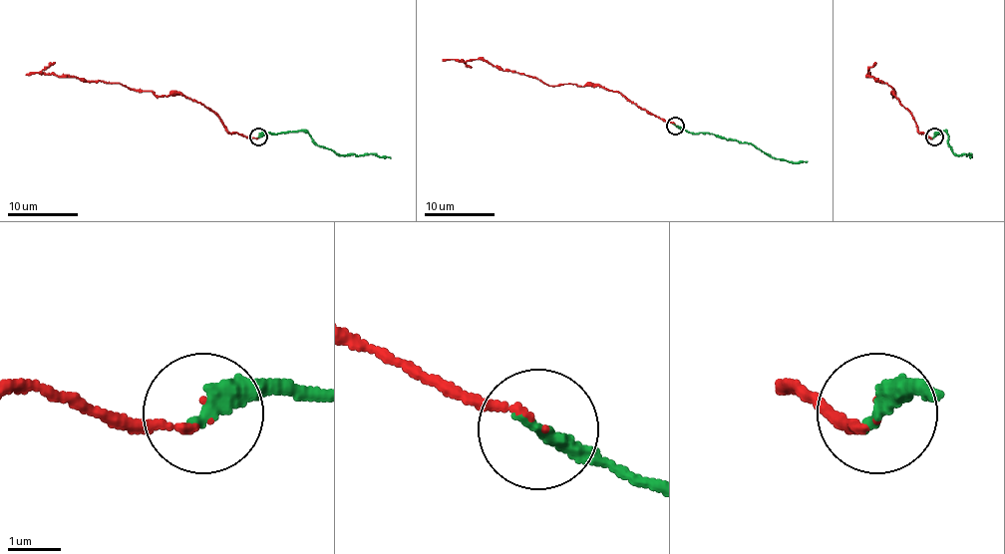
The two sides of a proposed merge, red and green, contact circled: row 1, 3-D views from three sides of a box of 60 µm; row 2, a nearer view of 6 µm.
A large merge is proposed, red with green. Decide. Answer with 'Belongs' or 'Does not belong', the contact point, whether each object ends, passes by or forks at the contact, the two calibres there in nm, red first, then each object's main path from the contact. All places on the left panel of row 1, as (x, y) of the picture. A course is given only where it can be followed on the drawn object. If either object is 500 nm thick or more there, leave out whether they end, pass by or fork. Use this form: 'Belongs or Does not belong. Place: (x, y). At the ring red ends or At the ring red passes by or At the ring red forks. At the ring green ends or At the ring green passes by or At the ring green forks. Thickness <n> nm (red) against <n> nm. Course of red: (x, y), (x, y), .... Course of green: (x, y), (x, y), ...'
Belongs. Place: (258, 137). At the ring red ends. At the ring green ends. Thickness 110 nm (red) against 360 nm. Course of red: (258, 138), (231, 134), (212, 111), (178, 94), (154, 95), (119, 83), (25, 74). Course of green: (258, 136), (304, 131), (320, 146), (341, 155), (370, 153), (391, 158)

